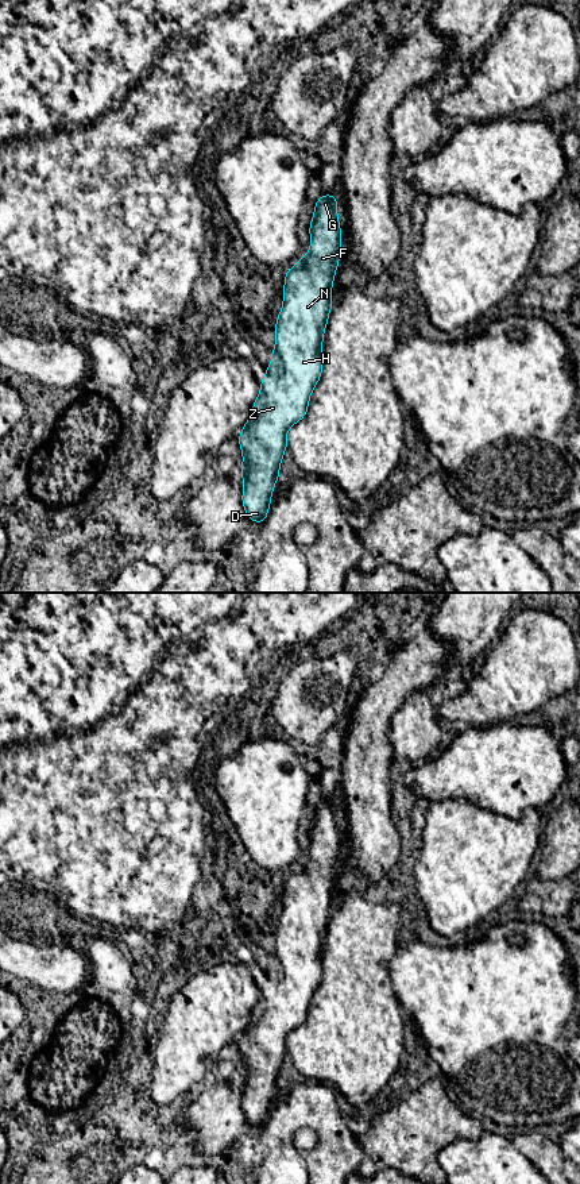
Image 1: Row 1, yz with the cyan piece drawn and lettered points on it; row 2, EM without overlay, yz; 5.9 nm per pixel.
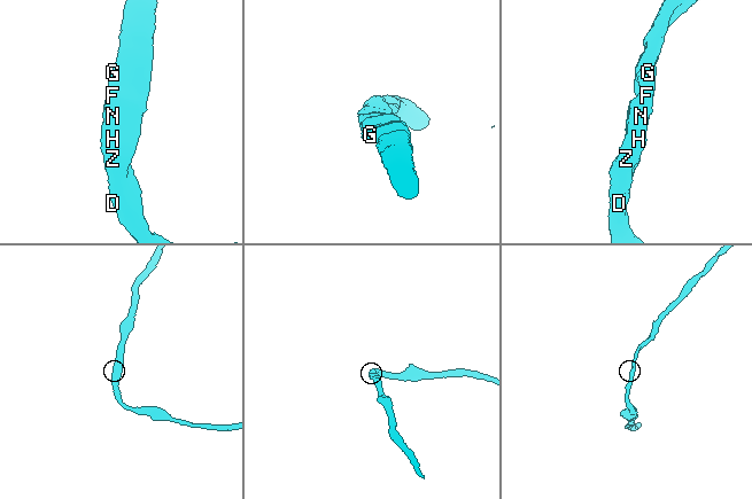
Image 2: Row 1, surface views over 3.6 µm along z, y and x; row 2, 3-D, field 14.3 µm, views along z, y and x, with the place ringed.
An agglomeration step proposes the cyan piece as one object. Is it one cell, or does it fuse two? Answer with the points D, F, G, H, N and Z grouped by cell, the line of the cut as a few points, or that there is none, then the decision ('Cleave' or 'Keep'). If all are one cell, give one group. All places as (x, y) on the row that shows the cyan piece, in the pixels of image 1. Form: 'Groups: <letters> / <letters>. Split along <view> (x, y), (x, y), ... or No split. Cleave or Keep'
Groups: D F G H N Z. No split. Keep

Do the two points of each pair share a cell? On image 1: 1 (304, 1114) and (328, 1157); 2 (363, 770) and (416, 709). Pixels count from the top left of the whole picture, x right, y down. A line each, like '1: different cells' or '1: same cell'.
1: same cell
2: different cells

